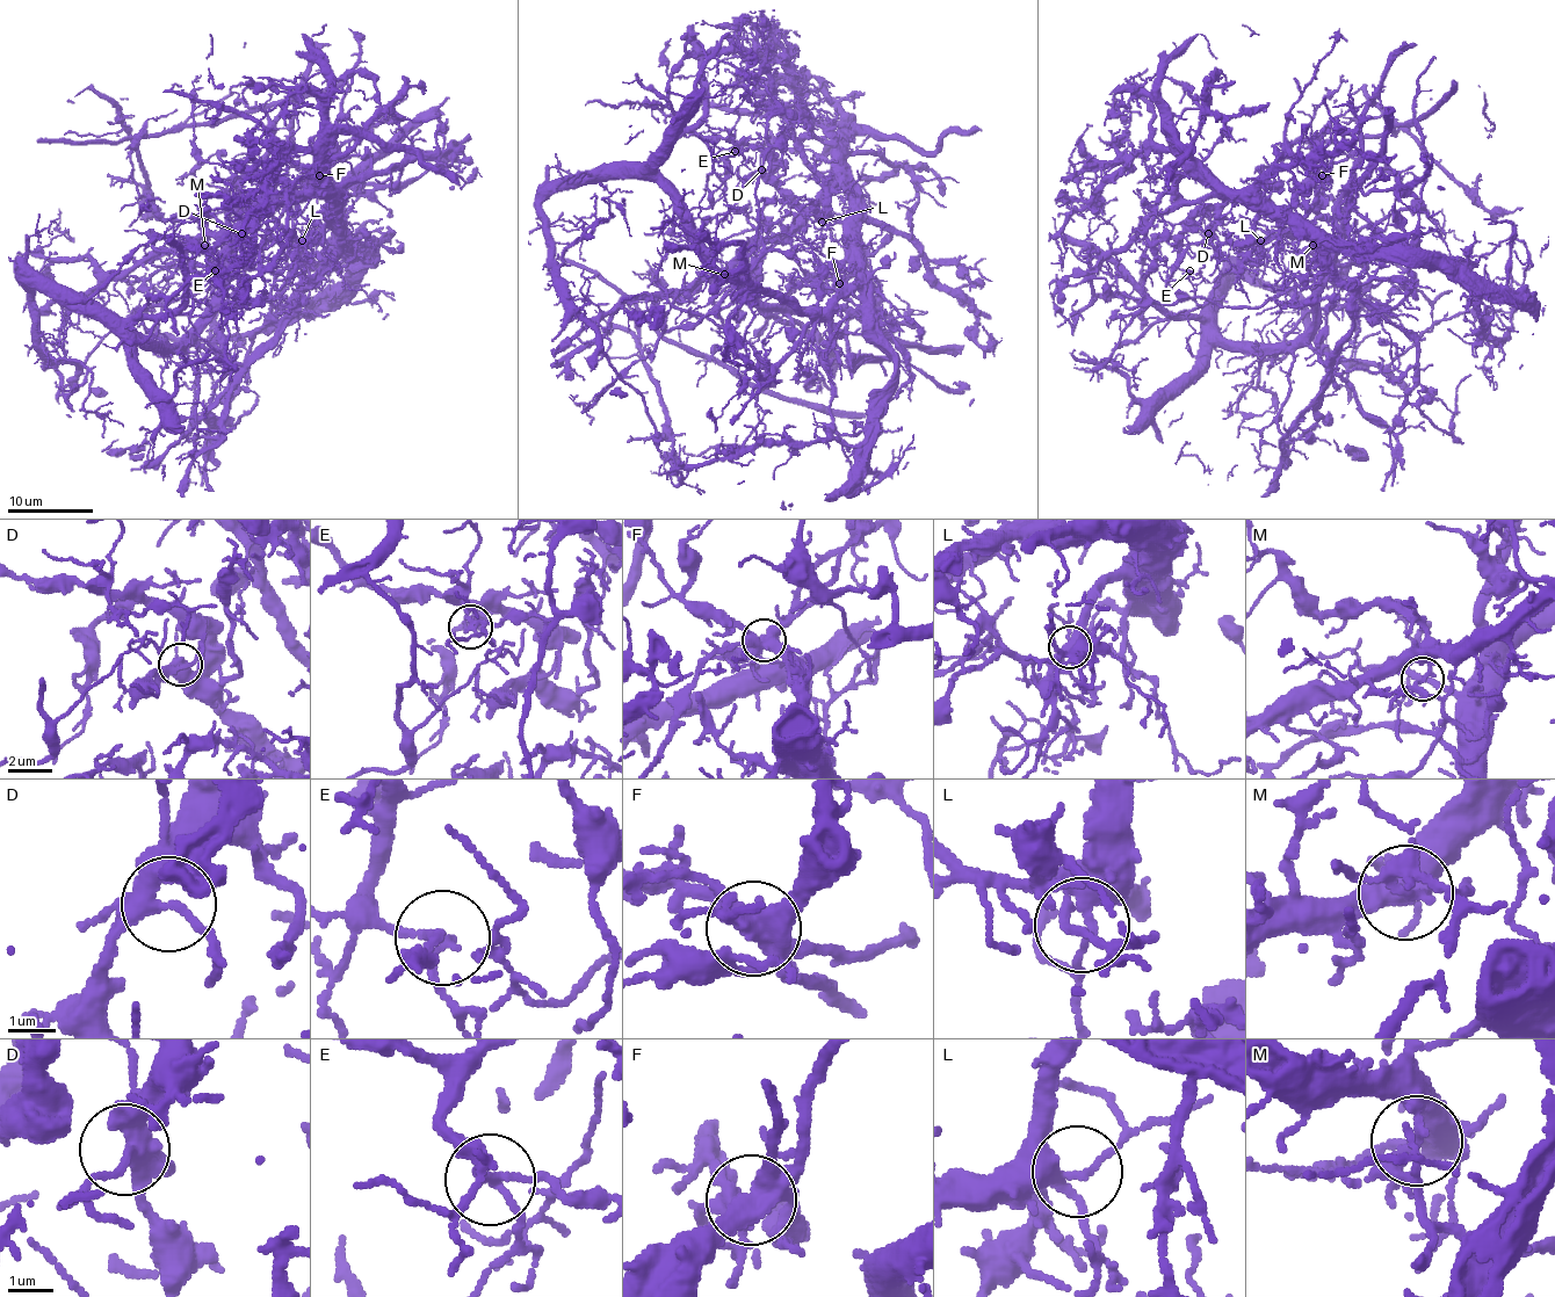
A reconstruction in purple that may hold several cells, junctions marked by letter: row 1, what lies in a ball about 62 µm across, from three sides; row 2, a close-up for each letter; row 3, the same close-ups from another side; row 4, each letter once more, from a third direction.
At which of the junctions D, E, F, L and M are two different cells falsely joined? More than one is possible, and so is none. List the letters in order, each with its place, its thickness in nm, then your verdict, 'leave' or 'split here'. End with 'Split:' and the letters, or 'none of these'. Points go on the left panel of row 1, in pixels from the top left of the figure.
D: place (241, 233); calibre 260 nm; leave
E: place (215, 270); calibre 150 nm; split here
F: place (319, 175); calibre 480 nm; split here
L: place (302, 240); calibre 300 nm; leave
M: place (204, 245); calibre 190 nm; split here
Split: E, F, M

